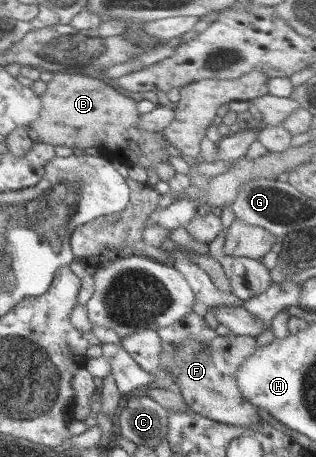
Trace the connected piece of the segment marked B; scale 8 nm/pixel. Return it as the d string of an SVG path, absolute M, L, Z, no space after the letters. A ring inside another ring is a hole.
M55 72L45 83L46 89L39 95L40 115L26 126L26 134L32 143L41 142L62 147L96 147L110 153L120 153L128 165L140 165L143 169L154 169L158 178L167 182L174 175L168 158L166 142L162 135L136 130L140 113L136 109L136 98L114 89L102 79L80 73Z

